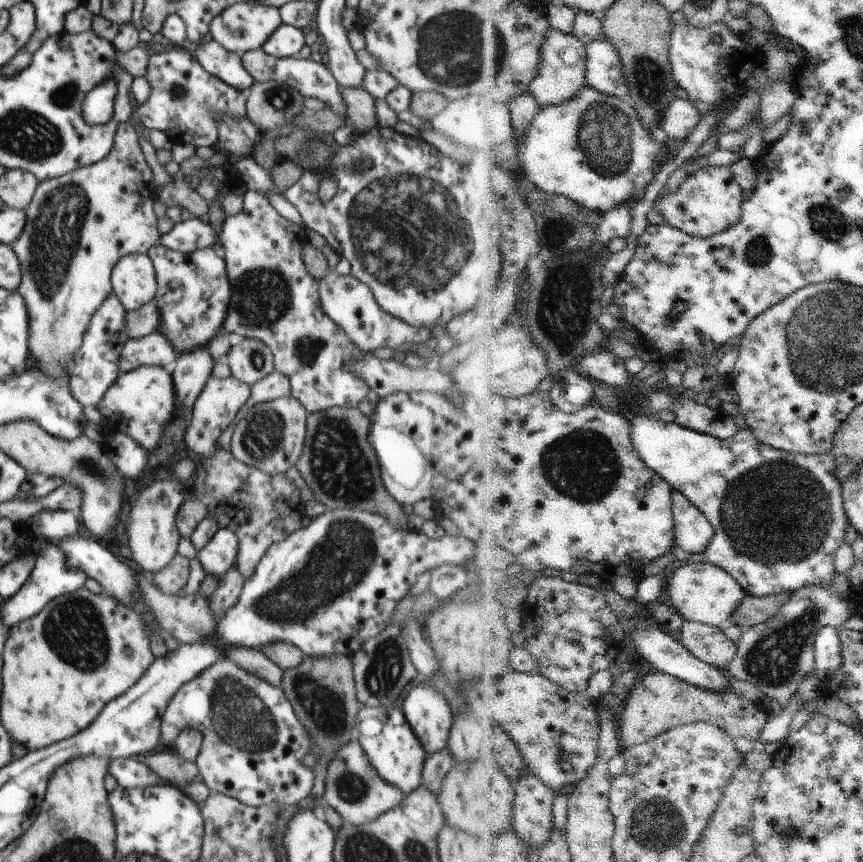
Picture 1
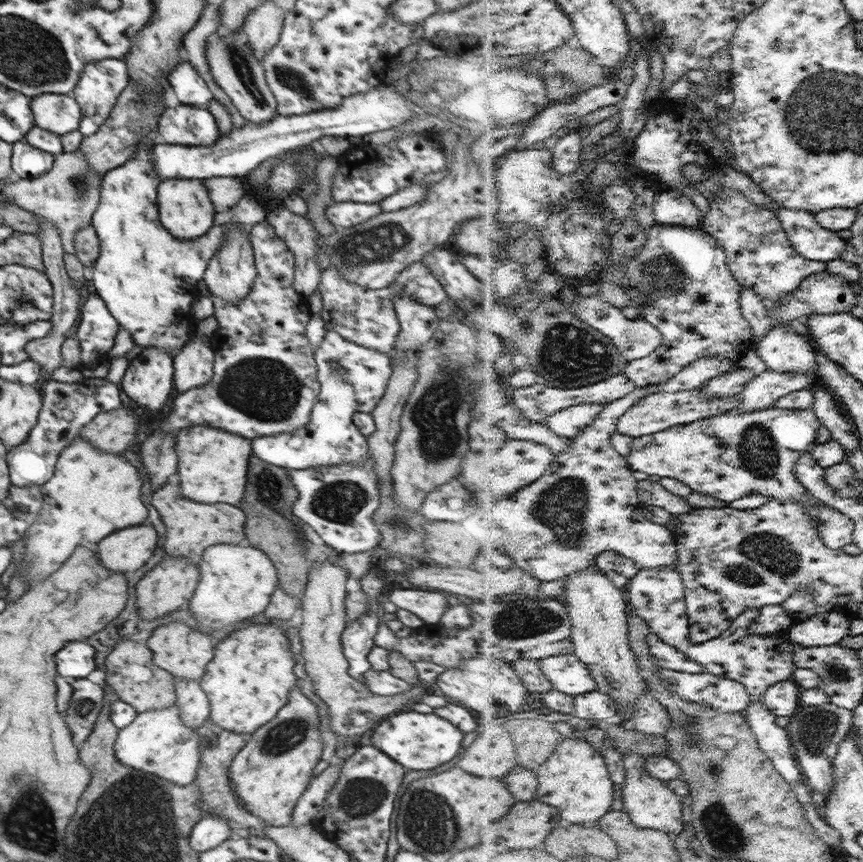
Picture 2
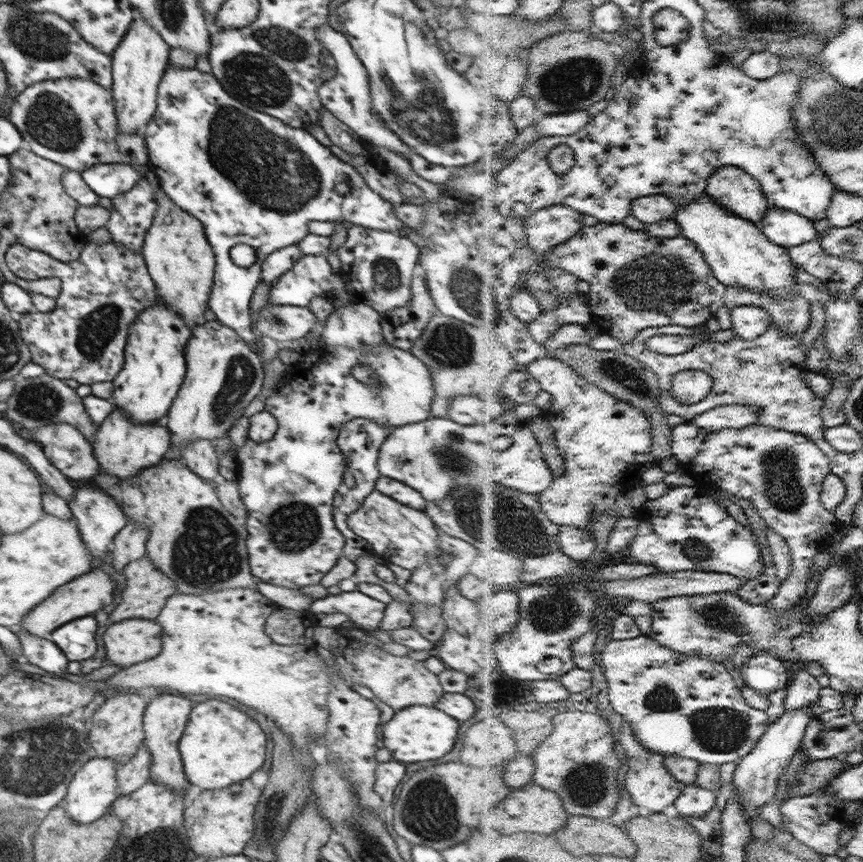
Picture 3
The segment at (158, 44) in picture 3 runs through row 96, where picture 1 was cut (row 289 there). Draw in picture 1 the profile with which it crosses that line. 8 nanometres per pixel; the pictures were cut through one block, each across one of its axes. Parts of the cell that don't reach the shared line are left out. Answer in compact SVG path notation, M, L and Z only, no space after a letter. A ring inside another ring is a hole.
M147 254L124 256L110 276L113 294L126 311L134 311L154 301L157 280L152 260Z

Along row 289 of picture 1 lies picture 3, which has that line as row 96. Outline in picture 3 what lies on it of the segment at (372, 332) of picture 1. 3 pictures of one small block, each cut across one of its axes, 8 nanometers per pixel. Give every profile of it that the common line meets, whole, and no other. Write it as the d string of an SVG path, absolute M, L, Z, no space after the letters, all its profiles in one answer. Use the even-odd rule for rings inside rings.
M329 26L320 27L316 30L316 38L330 52L330 56L336 60L337 72L336 76L331 80L324 81L318 88L318 97L322 106L326 107L338 120L348 125L366 145L378 145L384 147L400 156L406 156L406 153L412 153L414 150L410 148L398 134L392 132L382 118L378 118L378 114L372 110L372 99L369 92L369 77L362 61L355 56L354 50L347 36L340 31L333 30Z

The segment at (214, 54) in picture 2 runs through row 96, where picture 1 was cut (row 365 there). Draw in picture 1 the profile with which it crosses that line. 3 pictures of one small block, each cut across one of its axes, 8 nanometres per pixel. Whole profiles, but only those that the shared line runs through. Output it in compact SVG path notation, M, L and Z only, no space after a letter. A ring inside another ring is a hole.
M246 337L239 345L230 346L226 364L231 377L252 385L275 371L273 353L259 339Z

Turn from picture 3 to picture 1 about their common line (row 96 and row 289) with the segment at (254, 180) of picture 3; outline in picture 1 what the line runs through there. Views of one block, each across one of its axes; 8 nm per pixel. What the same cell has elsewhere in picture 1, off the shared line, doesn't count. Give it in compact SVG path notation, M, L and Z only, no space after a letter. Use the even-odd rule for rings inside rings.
M156 244L147 253L147 256L152 260L152 265L155 269L157 280L157 296L154 302L160 312L160 328L170 344L174 346L174 350L178 354L182 352L192 352L196 348L208 346L211 338L218 335L222 331L222 322L226 318L226 310L230 304L230 280L226 276L226 262L224 258L220 258L211 247L202 248L195 252L182 253L176 250L168 250L166 246Z

